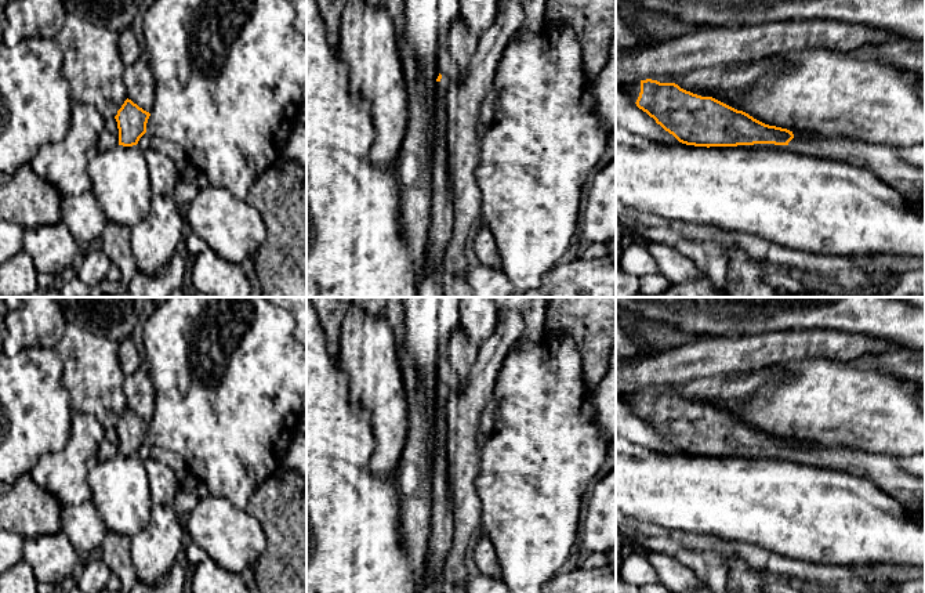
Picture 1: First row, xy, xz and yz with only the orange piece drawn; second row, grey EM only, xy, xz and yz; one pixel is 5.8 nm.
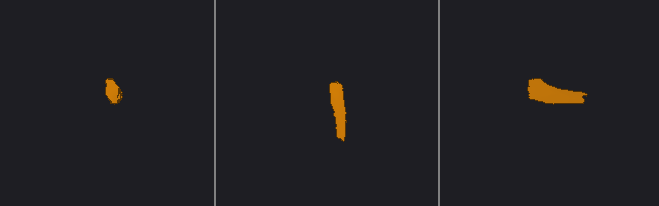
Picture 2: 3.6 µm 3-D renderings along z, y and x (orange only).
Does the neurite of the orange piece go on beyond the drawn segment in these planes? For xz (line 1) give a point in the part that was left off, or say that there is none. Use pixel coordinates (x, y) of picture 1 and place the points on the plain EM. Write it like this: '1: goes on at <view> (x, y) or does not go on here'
1: does not go on here

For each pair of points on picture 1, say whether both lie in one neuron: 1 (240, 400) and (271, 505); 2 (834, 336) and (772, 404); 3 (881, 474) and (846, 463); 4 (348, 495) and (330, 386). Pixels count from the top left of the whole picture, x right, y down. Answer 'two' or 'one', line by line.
1: two
2: two
3: one
4: one

